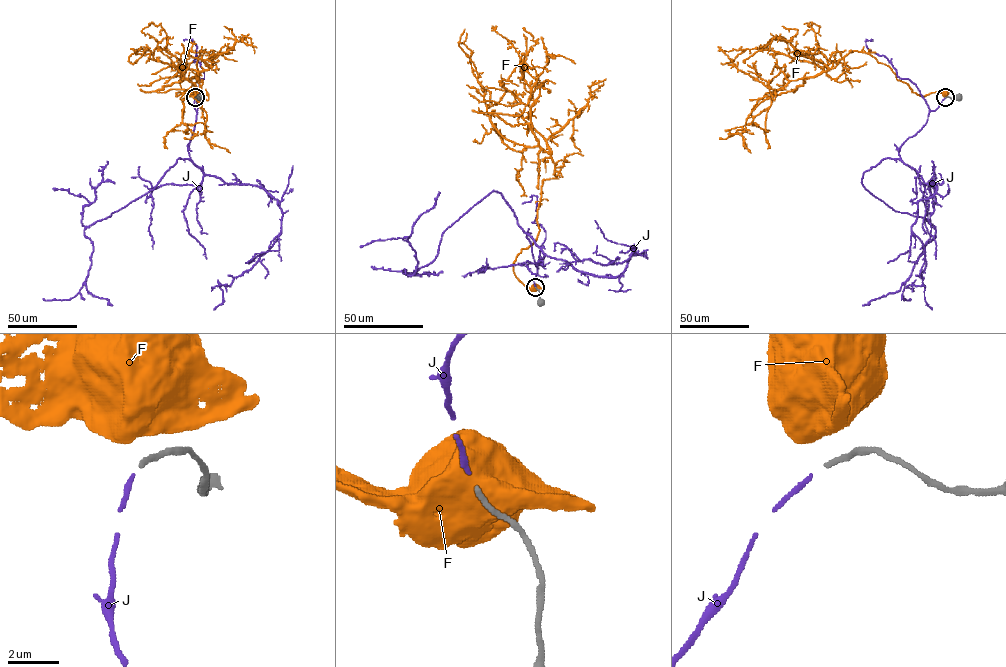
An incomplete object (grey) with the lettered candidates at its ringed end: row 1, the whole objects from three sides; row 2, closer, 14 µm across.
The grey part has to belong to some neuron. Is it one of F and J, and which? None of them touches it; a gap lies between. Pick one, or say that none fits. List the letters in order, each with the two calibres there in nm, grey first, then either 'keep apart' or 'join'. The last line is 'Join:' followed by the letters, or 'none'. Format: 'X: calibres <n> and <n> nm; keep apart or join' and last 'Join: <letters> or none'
F: calibres 200 and 950 nm; keep apart
J: calibres 200 and 180 nm; join
Join: J

